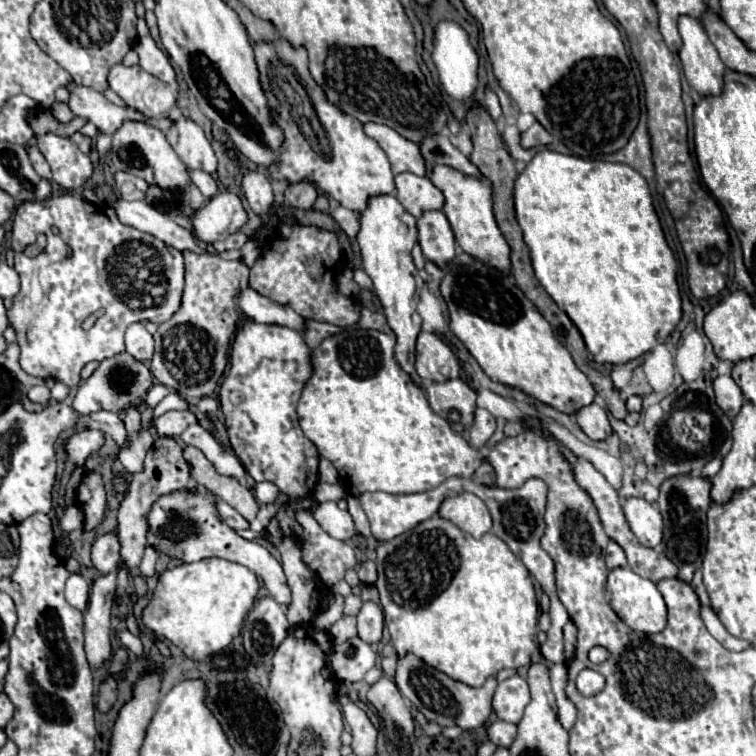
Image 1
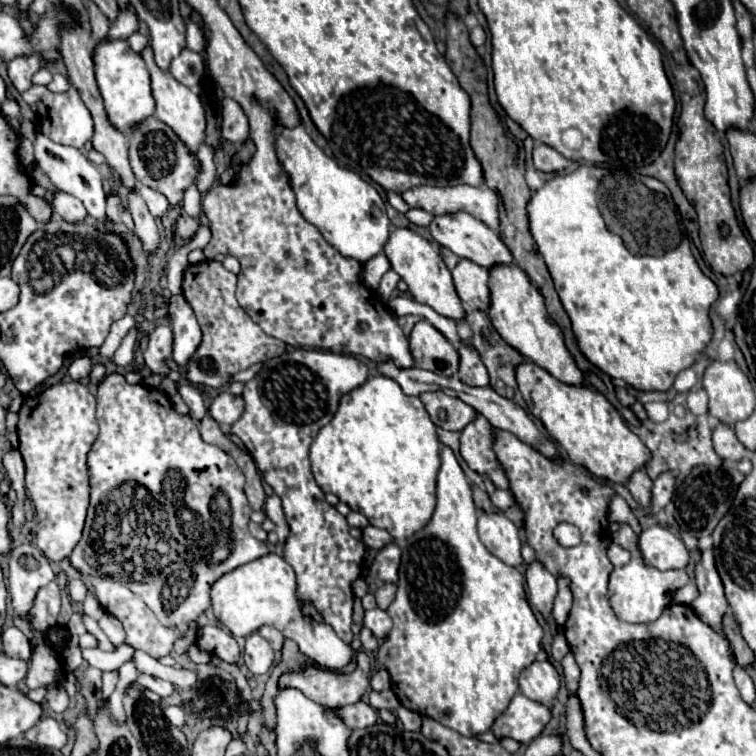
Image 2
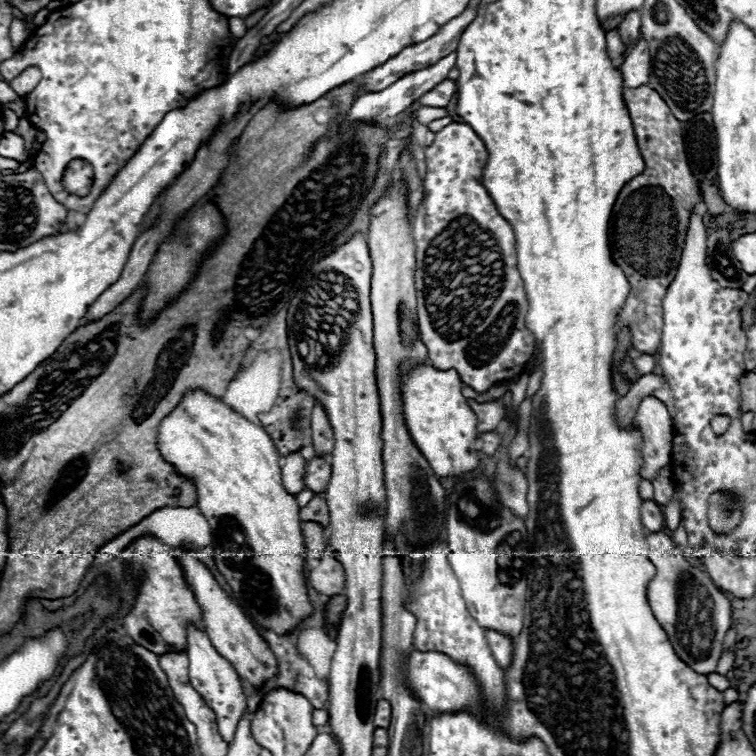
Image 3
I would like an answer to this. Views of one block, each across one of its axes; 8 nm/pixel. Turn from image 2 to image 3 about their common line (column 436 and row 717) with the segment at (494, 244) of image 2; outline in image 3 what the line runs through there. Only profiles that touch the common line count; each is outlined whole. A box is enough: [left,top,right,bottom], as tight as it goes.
[188,626,248,742]

